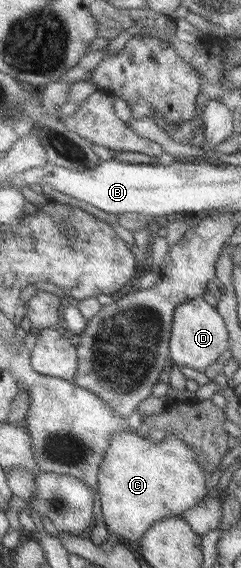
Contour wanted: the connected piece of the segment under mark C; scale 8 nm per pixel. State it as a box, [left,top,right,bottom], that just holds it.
[98,432,213,542]

